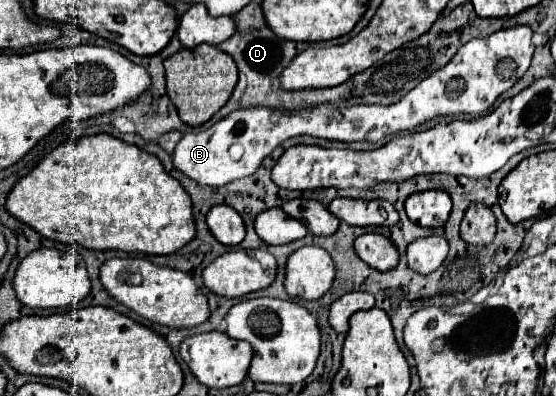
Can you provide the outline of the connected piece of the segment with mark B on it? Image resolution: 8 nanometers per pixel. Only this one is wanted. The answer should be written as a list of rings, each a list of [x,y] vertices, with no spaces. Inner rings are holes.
[[[517,25],[497,31],[485,39],[471,39],[443,69],[423,79],[399,103],[393,105],[355,105],[347,109],[319,105],[293,115],[265,107],[233,111],[229,117],[217,121],[213,127],[201,133],[185,133],[173,151],[173,165],[201,185],[221,187],[255,173],[261,161],[289,137],[313,135],[343,143],[377,143],[385,135],[413,131],[435,117],[485,113],[495,99],[511,89],[529,69],[535,49],[531,35],[533,31],[527,25]]]

